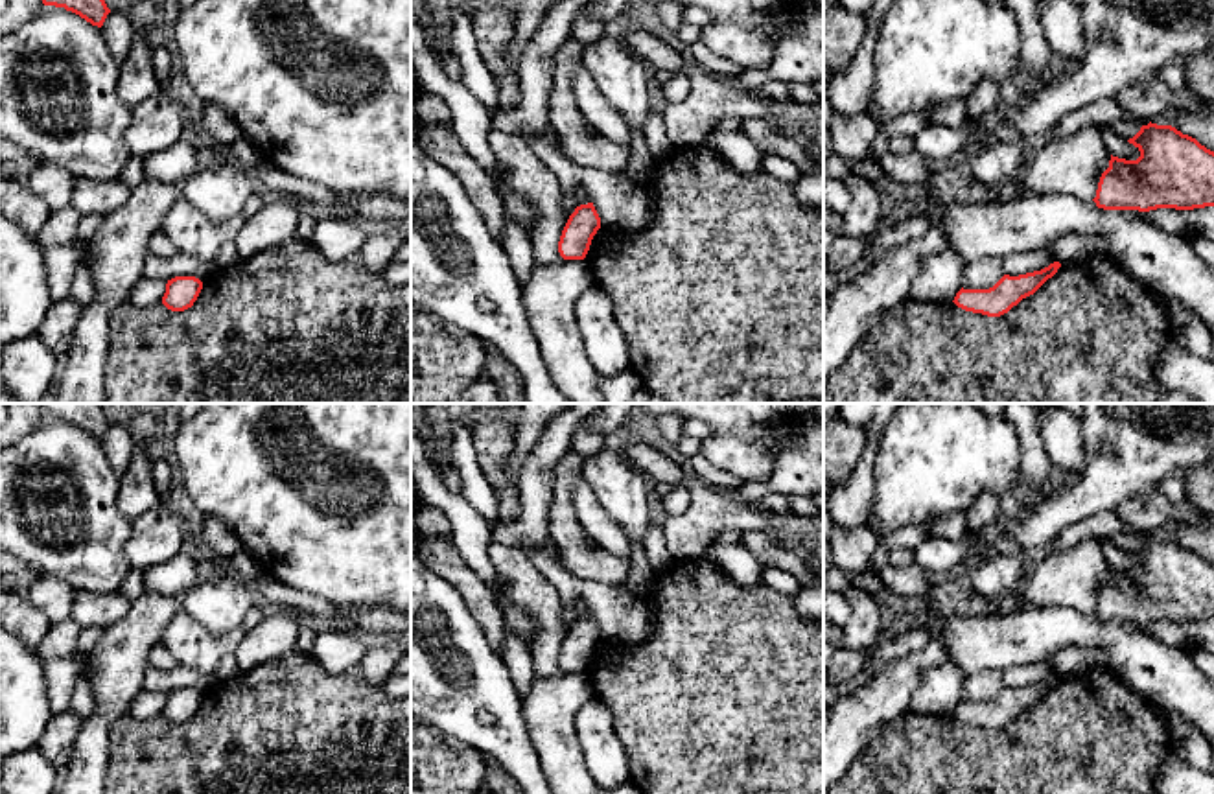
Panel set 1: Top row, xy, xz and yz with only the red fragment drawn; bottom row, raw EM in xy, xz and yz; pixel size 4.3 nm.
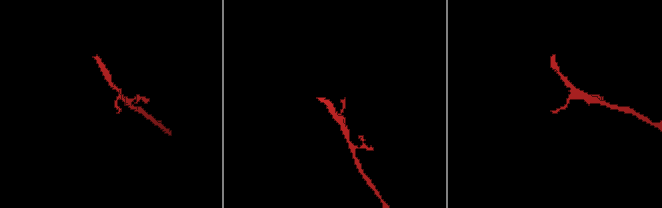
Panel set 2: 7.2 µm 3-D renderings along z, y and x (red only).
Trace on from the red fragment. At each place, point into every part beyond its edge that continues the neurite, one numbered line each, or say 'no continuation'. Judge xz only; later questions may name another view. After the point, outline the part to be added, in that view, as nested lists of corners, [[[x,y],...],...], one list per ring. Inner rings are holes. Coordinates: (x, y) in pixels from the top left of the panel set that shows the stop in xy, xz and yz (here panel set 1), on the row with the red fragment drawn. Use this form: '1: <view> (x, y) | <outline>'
no continuation

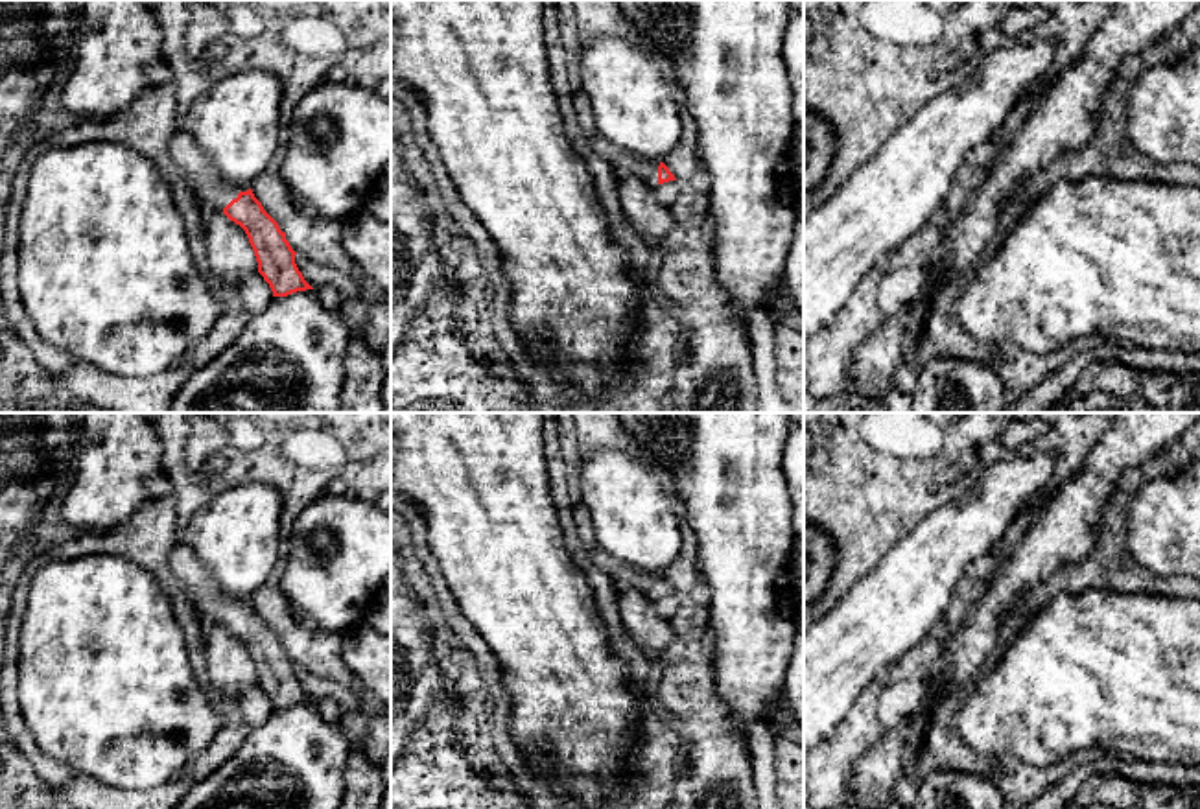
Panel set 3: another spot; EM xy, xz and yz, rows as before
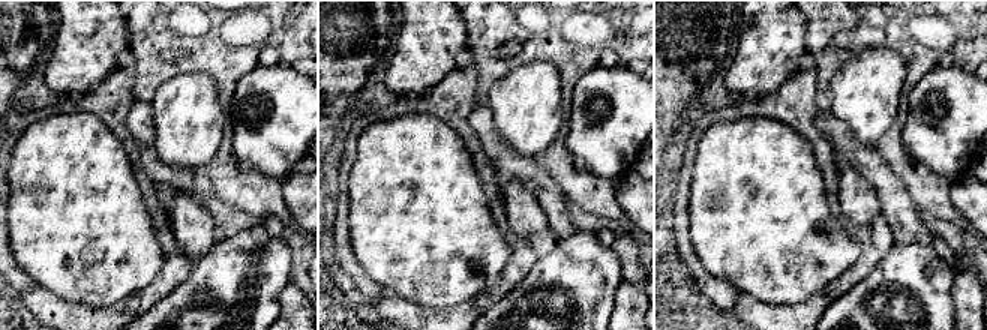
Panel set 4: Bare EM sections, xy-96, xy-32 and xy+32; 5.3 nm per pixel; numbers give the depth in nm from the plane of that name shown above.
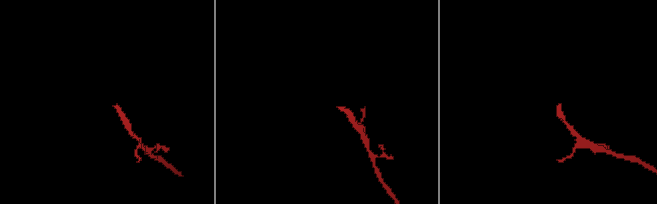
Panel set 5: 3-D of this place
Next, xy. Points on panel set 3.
1: xy (212, 194) | [[[177,131],[168,151],[186,177],[201,212],[208,216],[223,212],[223,208],[236,199],[240,192],[249,190],[227,184],[218,175],[206,155],[199,149],[192,133]]]

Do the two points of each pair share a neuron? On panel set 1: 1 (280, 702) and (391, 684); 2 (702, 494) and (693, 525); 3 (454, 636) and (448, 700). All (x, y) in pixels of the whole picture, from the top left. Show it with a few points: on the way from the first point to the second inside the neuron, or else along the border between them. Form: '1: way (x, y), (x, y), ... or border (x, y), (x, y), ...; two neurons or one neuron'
1: border (380, 686), (391, 697); two neurons
2: way (702, 502), (700, 518); one neuron
3: way (448, 653), (448, 684); one neuron

